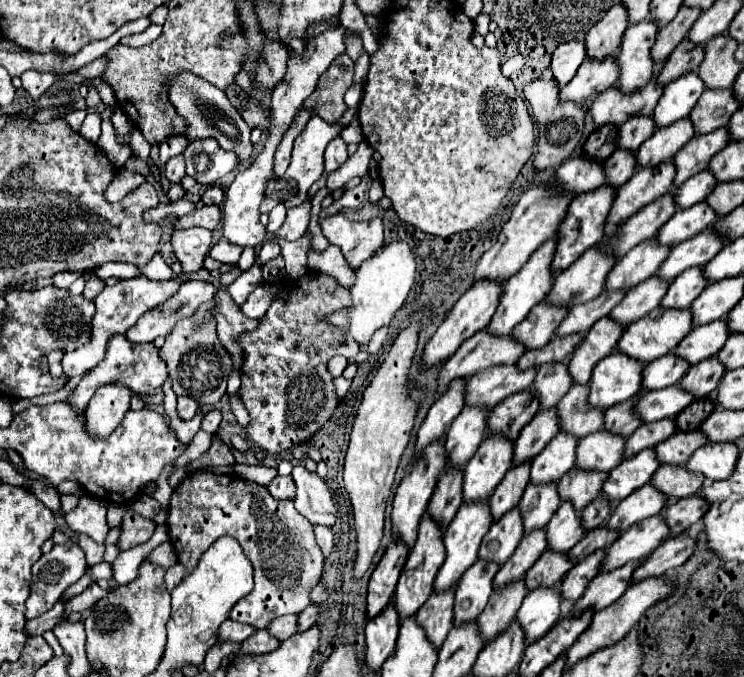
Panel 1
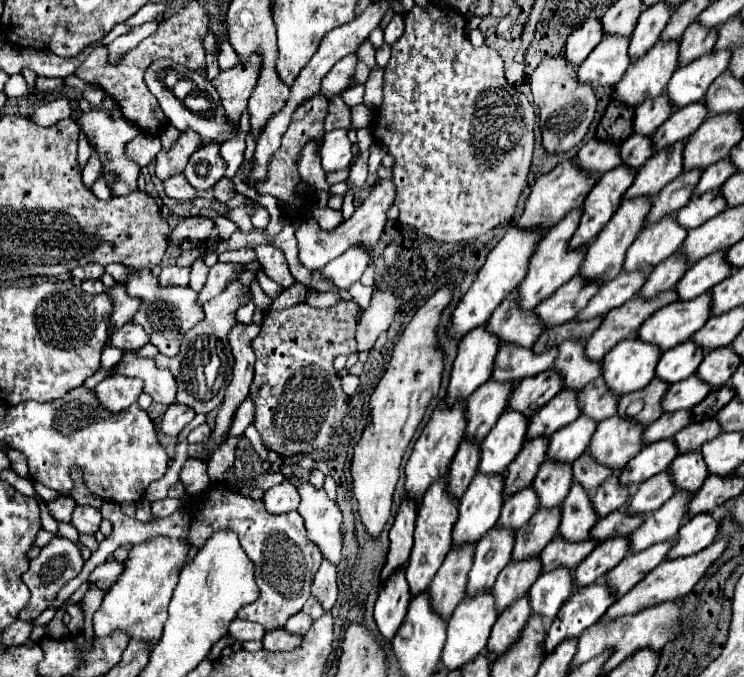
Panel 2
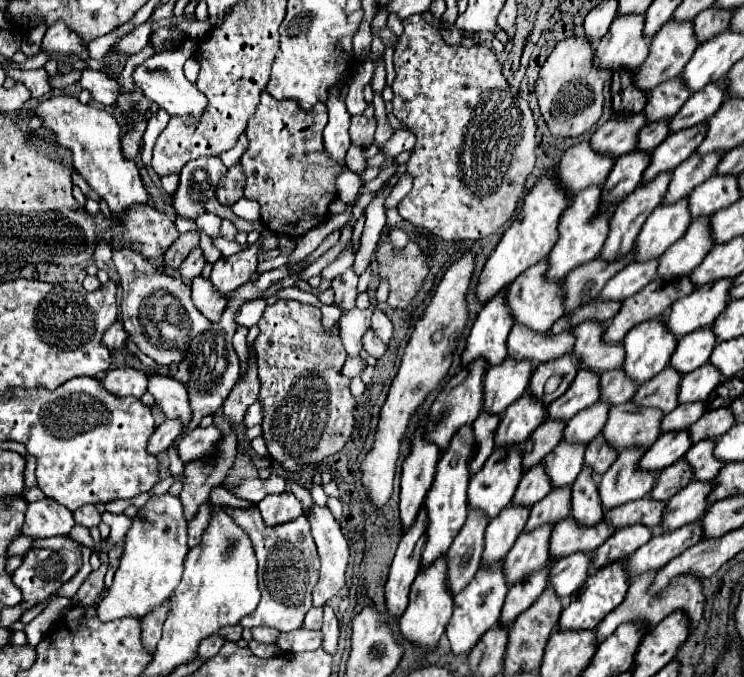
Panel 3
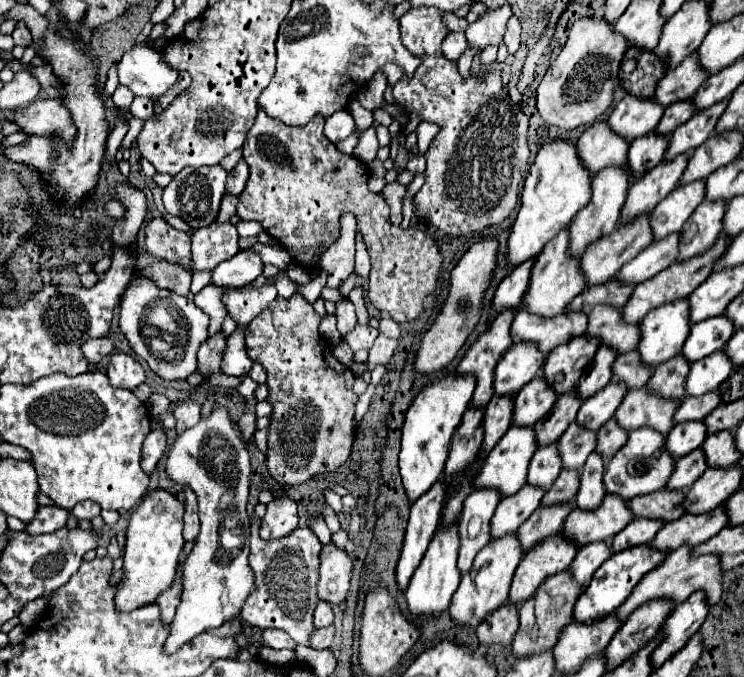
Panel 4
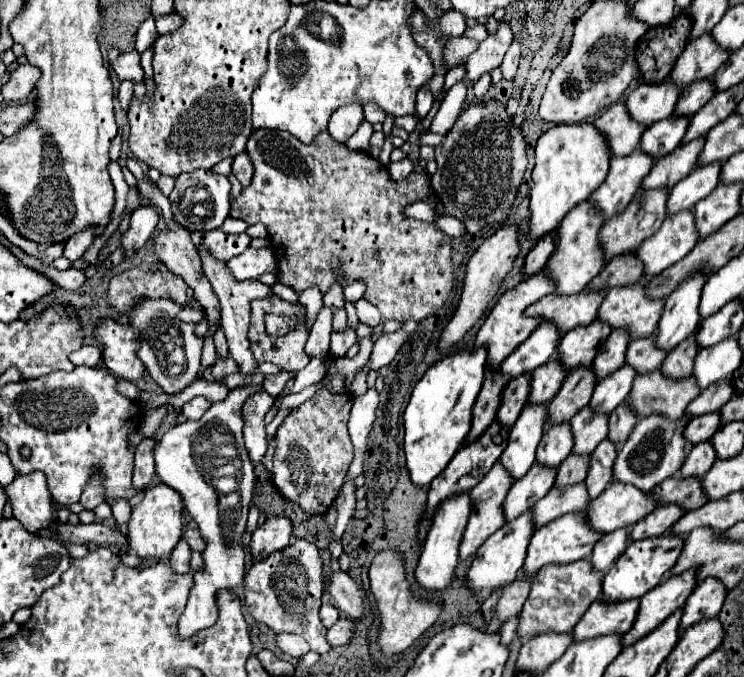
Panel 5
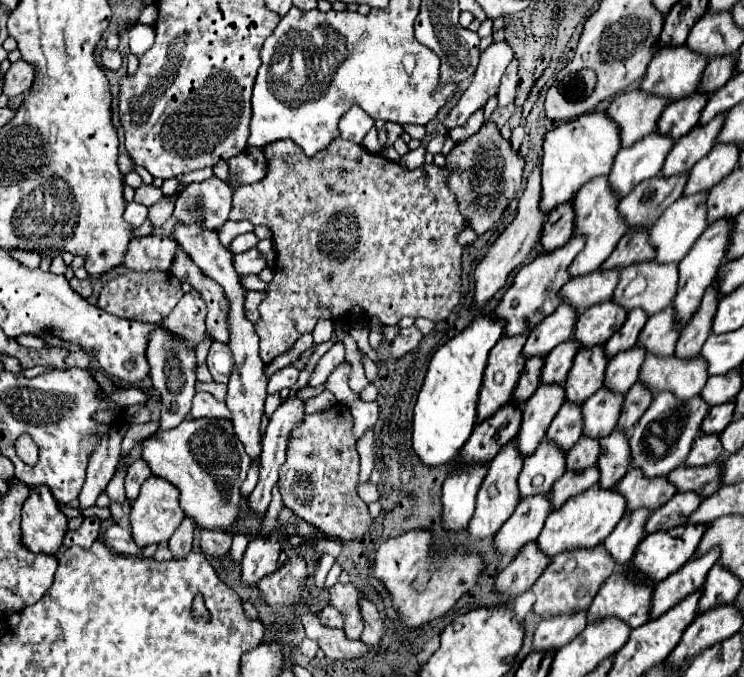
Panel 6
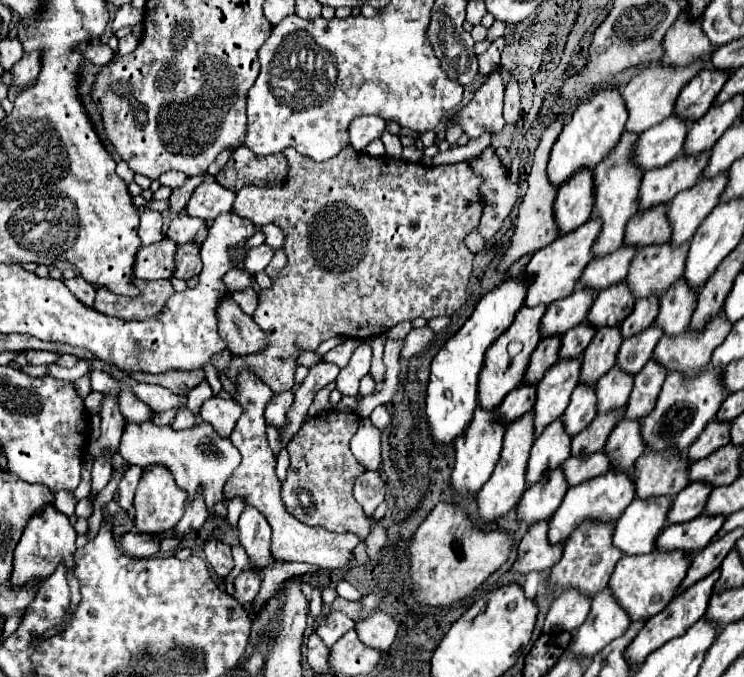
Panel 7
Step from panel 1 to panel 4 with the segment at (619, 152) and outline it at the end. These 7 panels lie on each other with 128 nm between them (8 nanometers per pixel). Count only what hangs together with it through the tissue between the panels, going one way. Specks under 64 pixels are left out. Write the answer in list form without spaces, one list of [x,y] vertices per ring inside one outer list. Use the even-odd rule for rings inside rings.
[[[680,100],[680,102],[676,102],[676,104],[670,104],[670,106],[666,108],[666,112],[664,112],[664,116],[662,116],[656,132],[660,132],[660,134],[670,134],[670,132],[674,132],[680,124],[684,124],[686,120],[690,120],[690,118],[694,116],[694,112],[696,112],[696,110],[694,110],[692,100]]]

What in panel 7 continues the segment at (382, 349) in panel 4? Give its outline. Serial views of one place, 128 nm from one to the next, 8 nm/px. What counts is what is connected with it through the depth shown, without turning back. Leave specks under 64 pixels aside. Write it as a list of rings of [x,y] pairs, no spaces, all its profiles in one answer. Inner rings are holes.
[[[426,326],[426,328],[414,328],[408,336],[406,336],[406,344],[400,352],[400,356],[404,360],[410,360],[414,354],[418,354],[430,340],[434,338],[434,332]]]

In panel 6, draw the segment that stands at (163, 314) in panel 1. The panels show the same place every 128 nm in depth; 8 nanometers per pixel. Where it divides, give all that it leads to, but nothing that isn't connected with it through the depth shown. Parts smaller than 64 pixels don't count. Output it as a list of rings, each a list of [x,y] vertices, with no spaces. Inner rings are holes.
[[[250,248],[242,254],[236,254],[234,258],[234,268],[240,276],[244,274],[258,274],[260,270],[266,268],[266,258],[258,248]],[[76,350],[76,352],[68,354],[68,360],[66,360],[68,368],[72,368],[72,366],[76,366],[76,368],[88,368],[88,364],[90,364],[90,356],[84,350]]]

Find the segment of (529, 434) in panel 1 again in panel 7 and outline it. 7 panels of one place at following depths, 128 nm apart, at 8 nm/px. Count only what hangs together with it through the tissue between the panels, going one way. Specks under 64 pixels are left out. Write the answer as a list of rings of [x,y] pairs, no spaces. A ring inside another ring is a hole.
[[[648,296],[648,298],[640,298],[632,310],[632,314],[620,324],[620,330],[622,330],[622,336],[628,338],[644,328],[648,328],[656,316],[658,316],[658,306],[660,306],[660,300],[656,296]]]

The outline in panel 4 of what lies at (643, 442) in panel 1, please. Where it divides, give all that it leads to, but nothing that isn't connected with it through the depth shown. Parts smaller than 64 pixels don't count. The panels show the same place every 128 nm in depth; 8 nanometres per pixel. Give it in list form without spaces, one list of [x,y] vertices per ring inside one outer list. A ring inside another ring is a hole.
[[[712,390],[704,396],[688,396],[684,398],[682,406],[678,408],[674,420],[676,422],[688,422],[688,420],[704,420],[718,404],[720,404],[720,392]]]

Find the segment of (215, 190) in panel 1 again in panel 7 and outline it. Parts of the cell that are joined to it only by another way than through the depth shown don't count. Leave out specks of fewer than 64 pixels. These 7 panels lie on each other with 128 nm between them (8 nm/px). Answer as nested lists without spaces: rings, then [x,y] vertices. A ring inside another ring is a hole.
[[[238,146],[228,164],[214,176],[218,184],[238,192],[242,186],[282,186],[288,176],[286,156],[256,156],[248,146]]]

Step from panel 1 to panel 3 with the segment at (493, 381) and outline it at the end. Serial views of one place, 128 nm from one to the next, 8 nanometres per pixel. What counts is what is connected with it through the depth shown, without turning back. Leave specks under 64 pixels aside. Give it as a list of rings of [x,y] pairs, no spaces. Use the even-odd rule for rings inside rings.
[[[516,322],[508,336],[508,356],[516,360],[530,358],[534,362],[548,362],[570,352],[574,348],[574,340],[574,332],[546,336],[546,332],[534,332]]]

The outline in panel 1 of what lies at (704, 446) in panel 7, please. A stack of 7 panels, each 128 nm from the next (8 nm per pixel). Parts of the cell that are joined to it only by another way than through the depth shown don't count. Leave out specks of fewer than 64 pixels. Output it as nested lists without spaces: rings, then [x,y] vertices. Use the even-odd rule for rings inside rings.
[[[644,484],[642,488],[634,490],[630,496],[626,496],[612,512],[608,526],[610,528],[618,528],[618,530],[626,530],[632,524],[660,514],[662,508],[666,506],[666,494],[662,494],[658,488],[654,488],[652,484]]]

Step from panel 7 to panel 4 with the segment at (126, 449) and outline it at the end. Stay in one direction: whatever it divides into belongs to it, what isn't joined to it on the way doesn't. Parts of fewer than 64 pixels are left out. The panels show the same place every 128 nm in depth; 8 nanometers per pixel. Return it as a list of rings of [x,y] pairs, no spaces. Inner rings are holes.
[[[214,408],[210,416],[176,436],[166,456],[166,474],[176,484],[188,486],[196,494],[202,522],[200,536],[190,556],[184,560],[184,592],[166,640],[166,652],[176,652],[200,632],[220,628],[224,620],[238,618],[254,584],[252,568],[248,566],[250,518],[246,514],[252,466],[248,448],[236,434],[228,408]],[[226,516],[238,522],[236,530],[224,528]],[[224,534],[230,534],[232,546],[224,544]]]

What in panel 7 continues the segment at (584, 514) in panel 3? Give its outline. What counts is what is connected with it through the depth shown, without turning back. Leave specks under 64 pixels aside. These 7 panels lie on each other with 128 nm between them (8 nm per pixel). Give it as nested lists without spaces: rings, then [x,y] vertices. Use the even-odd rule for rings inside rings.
[[[620,420],[620,424],[612,430],[604,450],[618,470],[630,470],[636,458],[644,452],[640,420]]]

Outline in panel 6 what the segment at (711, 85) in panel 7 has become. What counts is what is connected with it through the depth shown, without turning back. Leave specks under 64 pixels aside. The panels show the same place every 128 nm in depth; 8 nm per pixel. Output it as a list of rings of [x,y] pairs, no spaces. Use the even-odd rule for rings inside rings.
[[[694,92],[682,100],[676,100],[666,106],[658,120],[658,132],[668,134],[674,140],[688,134],[700,120],[702,108],[708,104],[708,94]]]

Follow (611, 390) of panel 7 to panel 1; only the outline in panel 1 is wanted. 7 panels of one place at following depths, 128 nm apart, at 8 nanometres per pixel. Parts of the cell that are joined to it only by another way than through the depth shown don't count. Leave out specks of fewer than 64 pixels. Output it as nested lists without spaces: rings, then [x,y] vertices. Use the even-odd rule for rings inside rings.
[[[530,482],[520,500],[520,510],[524,516],[524,530],[532,532],[536,528],[544,528],[554,512],[560,508],[562,500],[558,494],[558,484],[534,484]]]

